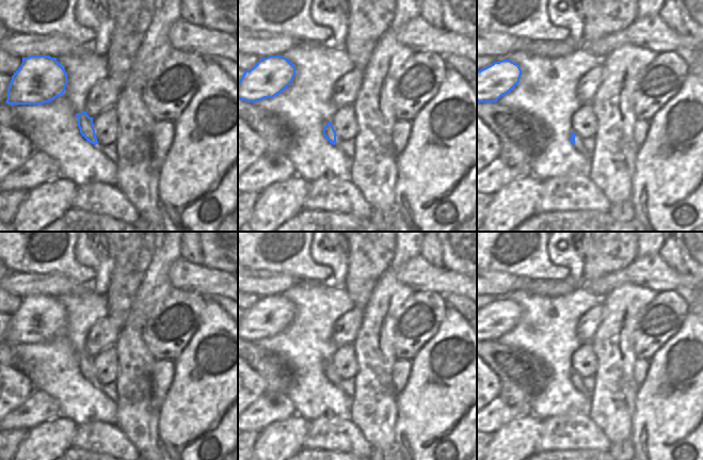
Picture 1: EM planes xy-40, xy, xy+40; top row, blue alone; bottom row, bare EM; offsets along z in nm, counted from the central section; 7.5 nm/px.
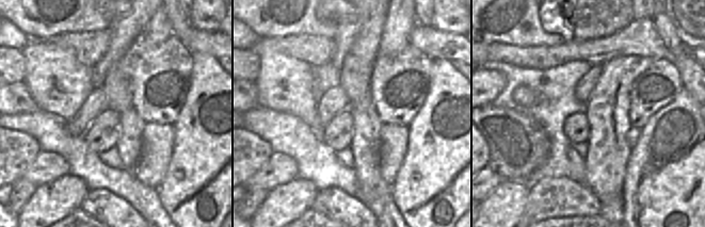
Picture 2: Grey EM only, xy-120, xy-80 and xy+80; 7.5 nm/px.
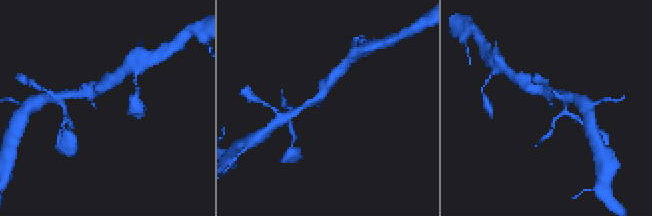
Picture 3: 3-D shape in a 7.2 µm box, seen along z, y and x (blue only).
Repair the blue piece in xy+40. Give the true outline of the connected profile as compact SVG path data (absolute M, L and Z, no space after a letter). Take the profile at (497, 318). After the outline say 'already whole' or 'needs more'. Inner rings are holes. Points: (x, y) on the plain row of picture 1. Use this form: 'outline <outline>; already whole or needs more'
outline M501 299L477 310L477 340L496 342L520 321L522 308L510 299Z; already whole

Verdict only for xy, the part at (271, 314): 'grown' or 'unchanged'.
unchanged

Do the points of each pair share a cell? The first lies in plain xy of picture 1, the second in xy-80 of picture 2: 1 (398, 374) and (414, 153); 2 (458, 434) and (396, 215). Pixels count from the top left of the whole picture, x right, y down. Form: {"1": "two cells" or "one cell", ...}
{"1": "two cells", "2": "two cells"}

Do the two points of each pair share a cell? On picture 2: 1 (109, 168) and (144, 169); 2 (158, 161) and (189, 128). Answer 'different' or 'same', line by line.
1: different
2: different

